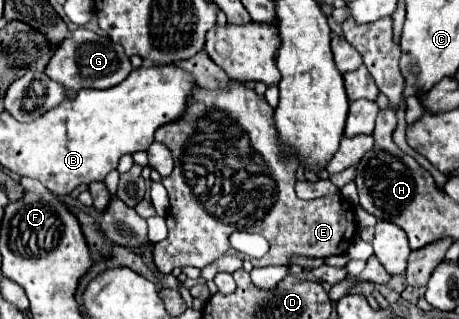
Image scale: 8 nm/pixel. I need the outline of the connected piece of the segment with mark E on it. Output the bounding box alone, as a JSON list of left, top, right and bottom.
[153,81,359,273]

